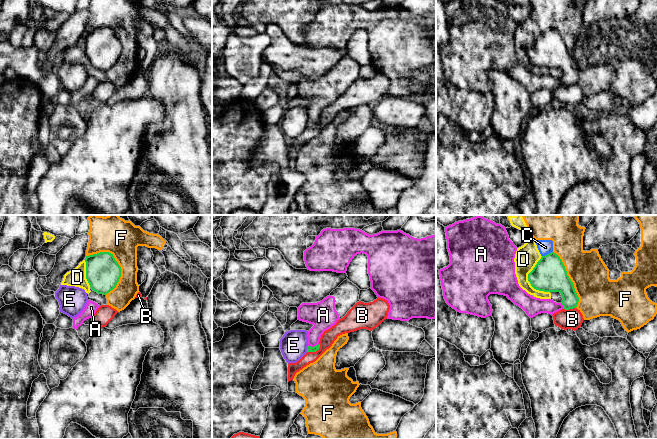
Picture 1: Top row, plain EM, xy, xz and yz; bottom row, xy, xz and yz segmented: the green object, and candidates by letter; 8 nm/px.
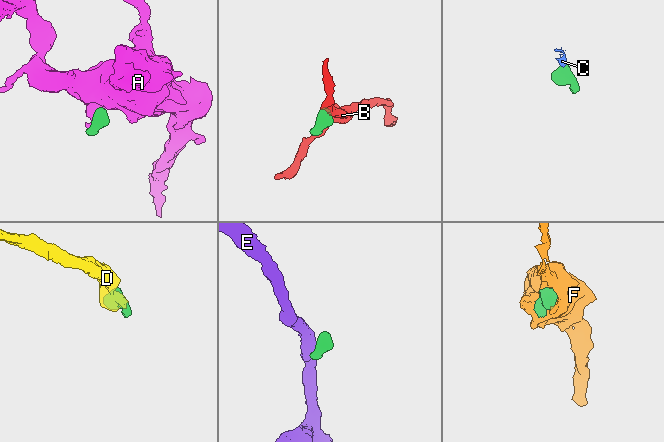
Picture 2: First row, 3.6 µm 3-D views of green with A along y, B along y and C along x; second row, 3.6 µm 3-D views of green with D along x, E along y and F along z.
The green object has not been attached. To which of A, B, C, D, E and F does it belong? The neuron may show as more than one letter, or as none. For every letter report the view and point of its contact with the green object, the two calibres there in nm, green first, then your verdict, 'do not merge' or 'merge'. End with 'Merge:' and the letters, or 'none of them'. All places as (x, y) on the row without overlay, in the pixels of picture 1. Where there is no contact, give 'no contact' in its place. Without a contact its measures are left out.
A: contact xz (314, 122); calibres 50 and 200 nm; merge
B: contact xz (314, 127); calibres 50 and 110 nm; do not merge
C: contact yz (547, 30); calibres 280 and 120 nm; do not merge
D: contact yz (528, 56); calibres 280 and 190 nm; do not merge
E: contact xz (307, 125); calibres 50 and 220 nm; do not merge
F: contact xy (117, 39); calibres 280 and 260 nm; do not merge
Merge: A

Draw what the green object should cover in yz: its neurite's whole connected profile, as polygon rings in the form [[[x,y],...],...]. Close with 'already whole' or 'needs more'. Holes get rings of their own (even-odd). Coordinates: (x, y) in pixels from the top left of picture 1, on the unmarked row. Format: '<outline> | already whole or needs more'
[[[452,0],[445,8],[450,40],[439,51],[444,75],[457,88],[491,92],[490,70],[506,72],[530,94],[577,83],[574,60],[556,29],[542,32],[528,57],[536,66],[560,68],[561,79],[533,73],[519,62],[514,38],[517,23],[501,0]]] | needs more

